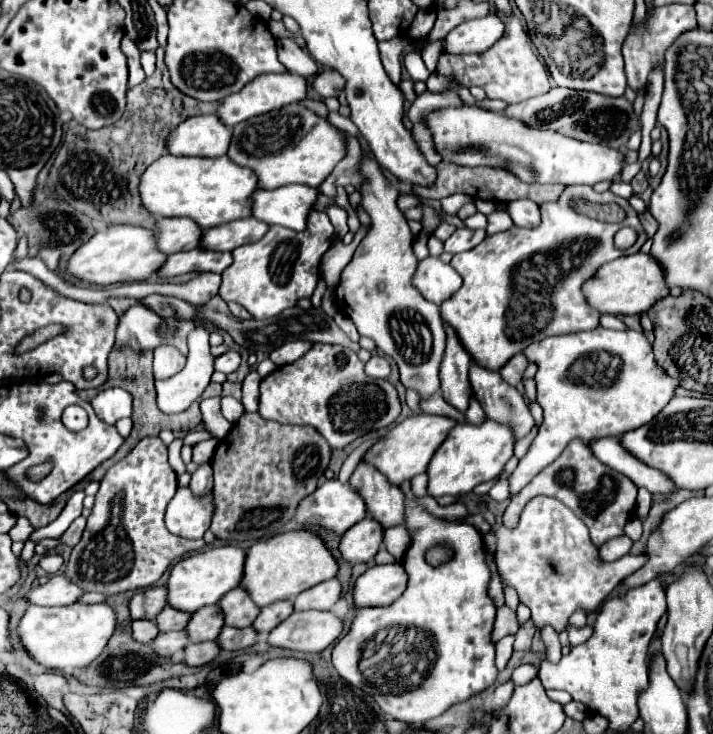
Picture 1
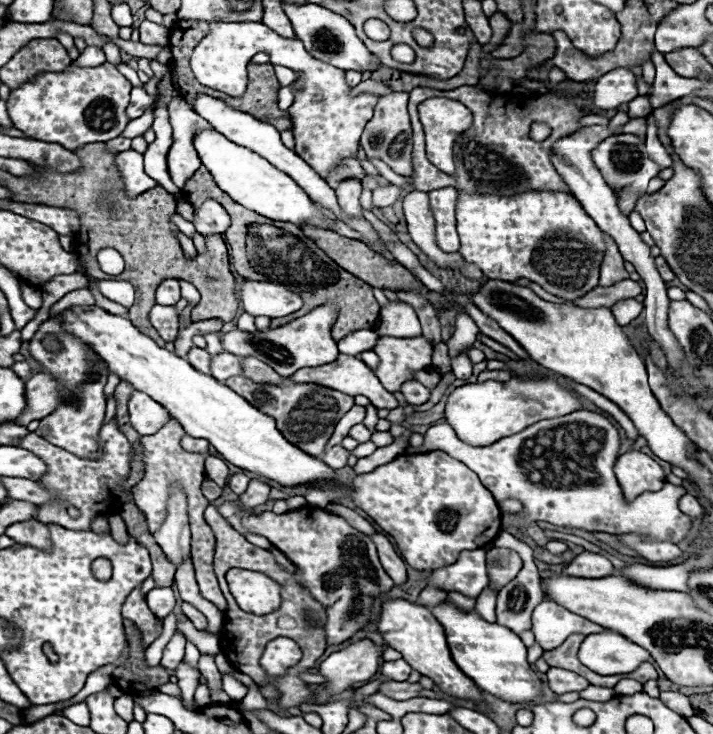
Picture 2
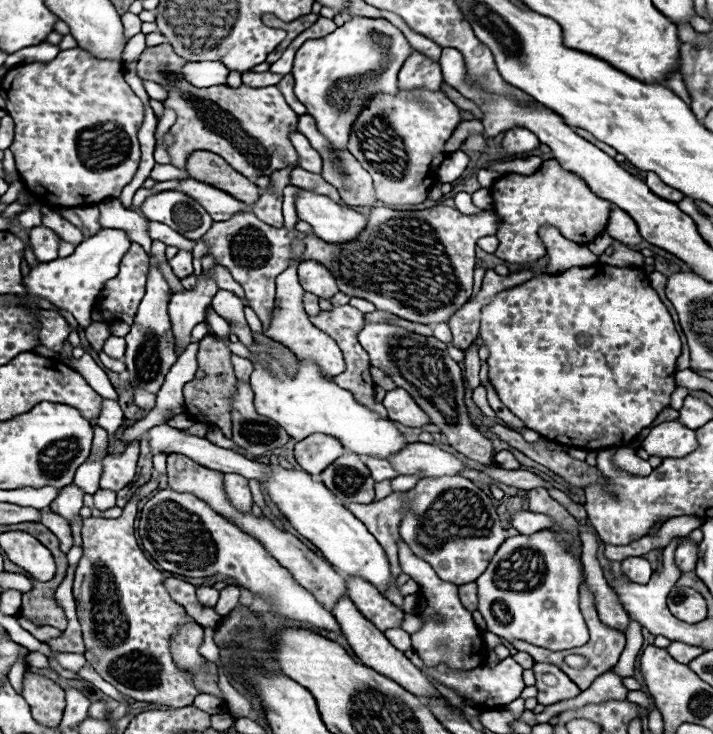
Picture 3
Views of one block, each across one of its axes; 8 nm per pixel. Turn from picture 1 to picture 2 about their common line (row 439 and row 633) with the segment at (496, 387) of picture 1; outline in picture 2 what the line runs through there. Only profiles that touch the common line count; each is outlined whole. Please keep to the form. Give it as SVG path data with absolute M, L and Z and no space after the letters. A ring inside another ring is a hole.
M500 532L496 536L496 546L502 546L502 548L514 548L522 560L524 560L524 568L518 572L518 576L508 582L500 592L498 592L498 600L496 600L496 616L498 616L498 624L500 626L506 626L510 628L512 632L520 634L524 630L530 630L532 626L532 610L544 600L544 592L540 588L540 574L538 574L538 568L534 564L534 558L532 558L532 548L520 540L516 540L512 534L508 532Z

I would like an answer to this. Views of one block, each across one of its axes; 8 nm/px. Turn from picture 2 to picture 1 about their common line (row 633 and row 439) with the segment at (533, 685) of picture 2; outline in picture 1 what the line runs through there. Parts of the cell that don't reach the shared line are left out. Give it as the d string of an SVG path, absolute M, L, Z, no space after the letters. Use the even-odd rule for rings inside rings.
M486 420L480 426L474 424L456 424L446 440L440 444L440 448L434 452L430 464L428 464L428 496L440 498L440 496L466 496L470 494L478 484L498 478L498 474L504 470L504 464L514 452L514 434L504 424L496 424Z

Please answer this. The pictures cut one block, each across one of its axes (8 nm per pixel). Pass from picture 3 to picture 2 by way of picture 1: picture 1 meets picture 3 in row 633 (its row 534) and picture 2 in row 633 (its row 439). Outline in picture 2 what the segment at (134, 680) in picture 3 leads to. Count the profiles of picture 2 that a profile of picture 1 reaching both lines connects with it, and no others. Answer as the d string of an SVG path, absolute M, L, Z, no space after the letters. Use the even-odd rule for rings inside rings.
M134 588L132 594L126 598L122 616L132 620L140 628L140 632L144 634L144 646L154 642L162 632L162 626L160 626L160 622L156 622L158 618L150 612L146 598L140 594L140 588Z

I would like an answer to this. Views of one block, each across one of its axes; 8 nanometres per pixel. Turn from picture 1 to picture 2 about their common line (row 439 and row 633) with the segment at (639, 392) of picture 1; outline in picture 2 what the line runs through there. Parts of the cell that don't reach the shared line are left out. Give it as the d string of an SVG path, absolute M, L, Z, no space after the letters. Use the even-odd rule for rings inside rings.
M542 602L536 606L532 614L532 632L536 634L536 642L544 650L552 650L568 638L568 634L598 634L604 630L598 624L592 624L590 620L578 616L578 614L568 614L566 608L552 604L552 602Z

